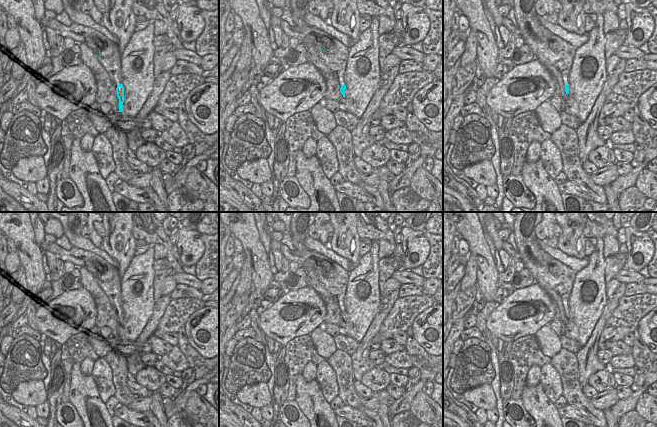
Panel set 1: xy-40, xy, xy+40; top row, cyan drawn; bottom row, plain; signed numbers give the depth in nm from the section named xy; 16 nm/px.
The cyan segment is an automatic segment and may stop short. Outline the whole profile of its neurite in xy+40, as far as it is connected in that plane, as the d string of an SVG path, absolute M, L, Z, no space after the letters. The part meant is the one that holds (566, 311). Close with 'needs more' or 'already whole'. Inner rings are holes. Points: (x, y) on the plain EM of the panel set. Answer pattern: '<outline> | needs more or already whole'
M518 212L515 215L515 243L521 255L521 261L531 272L535 282L543 282L556 300L561 321L568 323L568 300L576 273L546 253L538 244L535 227L542 220L543 212Z | needs more

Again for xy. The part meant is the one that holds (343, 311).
M312 258L307 259L300 267L307 272L307 276L316 278L323 285L323 288L326 290L326 293L334 303L335 309L340 316L339 326L340 328L344 328L346 313L344 298L346 294L349 272L330 259L329 262L334 266L334 270L336 272L336 276L334 278L327 278L321 271L317 271L316 261Z | needs more

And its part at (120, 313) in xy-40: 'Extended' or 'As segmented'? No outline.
Extended.

